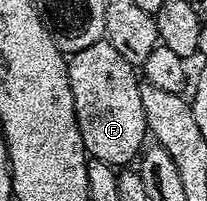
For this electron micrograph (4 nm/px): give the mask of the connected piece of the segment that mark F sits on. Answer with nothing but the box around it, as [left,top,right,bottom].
[67,38,149,166]

